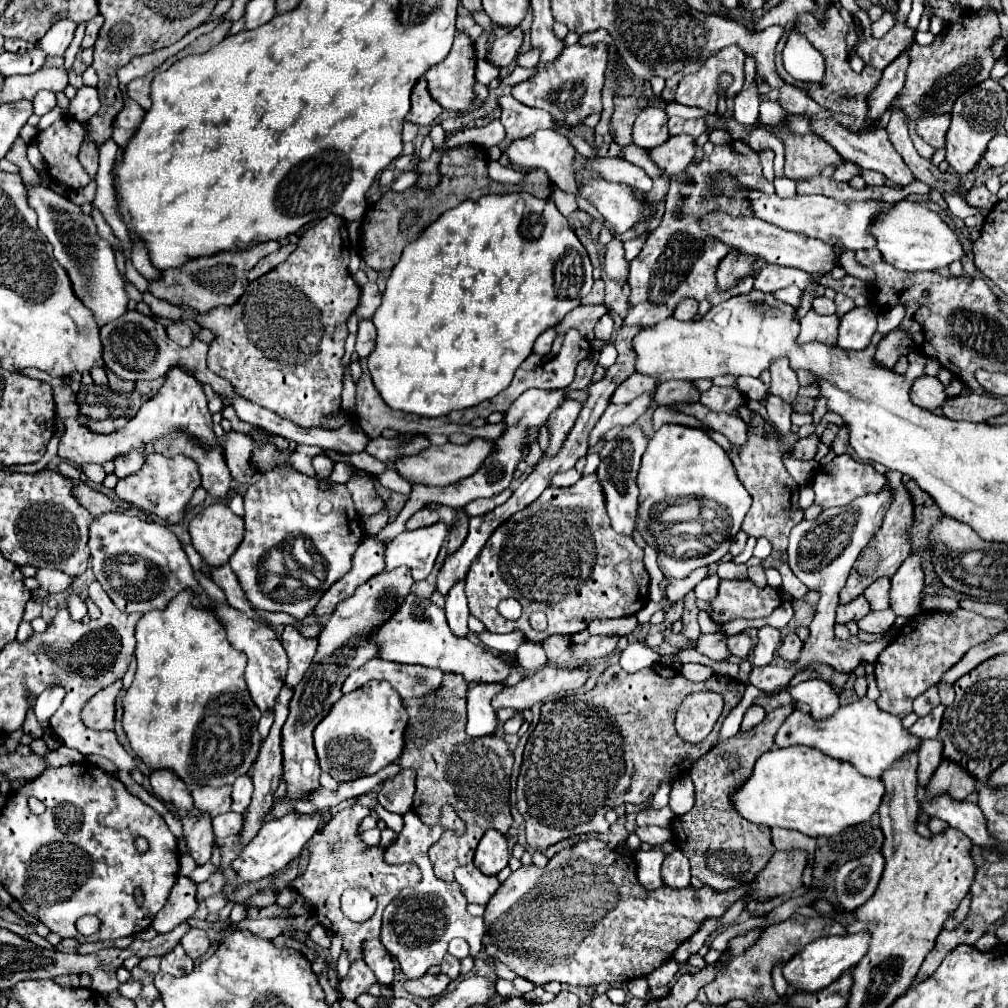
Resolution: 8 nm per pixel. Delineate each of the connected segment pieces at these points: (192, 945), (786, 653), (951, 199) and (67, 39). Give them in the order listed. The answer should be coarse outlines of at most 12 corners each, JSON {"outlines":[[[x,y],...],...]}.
{"outlines":[[[191,928],[181,939],[193,961],[207,952],[211,943],[205,930]],[[789,633],[779,647],[779,655],[797,661],[803,647],[795,633]],[[943,193],[955,217],[985,215],[983,209],[969,207],[959,195]],[[57,21],[37,43],[47,55],[65,55],[75,23]]]}

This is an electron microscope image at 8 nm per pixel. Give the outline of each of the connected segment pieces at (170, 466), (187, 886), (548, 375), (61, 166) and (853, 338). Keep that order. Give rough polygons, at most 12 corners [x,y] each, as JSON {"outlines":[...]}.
{"outlines":[[[153,453],[115,493],[169,523],[201,487],[197,463]],[[179,877],[153,929],[169,933],[199,907],[197,883]],[[575,329],[561,351],[533,371],[517,369],[505,391],[489,401],[505,413],[531,387],[565,389],[591,343]],[[69,117],[37,135],[49,177],[67,189],[91,181],[77,161],[85,129]],[[871,307],[839,319],[837,345],[865,349],[877,329]]]}

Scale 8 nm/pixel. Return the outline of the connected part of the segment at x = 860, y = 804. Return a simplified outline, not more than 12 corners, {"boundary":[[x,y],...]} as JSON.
{"boundary":[[813,747],[763,753],[729,795],[757,825],[831,837],[883,783]]}

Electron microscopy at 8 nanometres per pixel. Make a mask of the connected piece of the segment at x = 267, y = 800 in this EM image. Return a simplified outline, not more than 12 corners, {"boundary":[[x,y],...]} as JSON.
{"boundary":[[283,685],[275,721],[251,769],[253,801],[245,813],[249,843],[273,805],[281,779],[281,729],[293,689]]}

